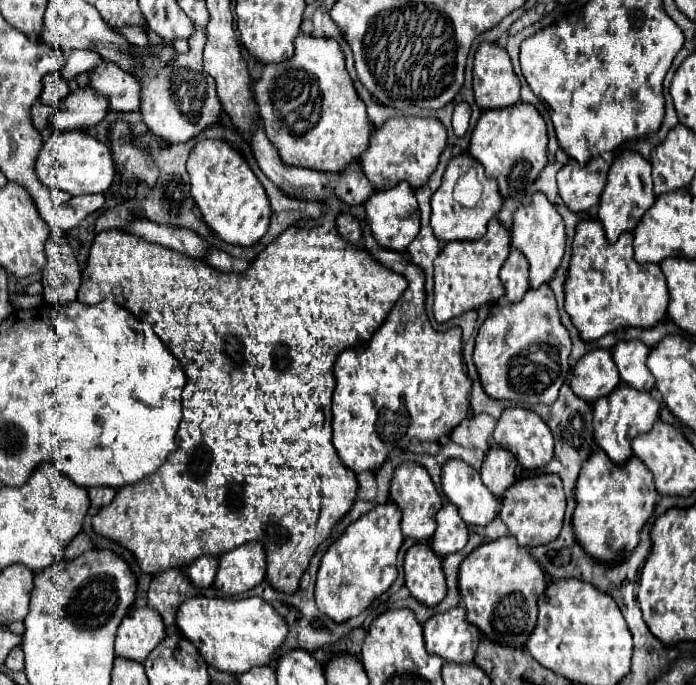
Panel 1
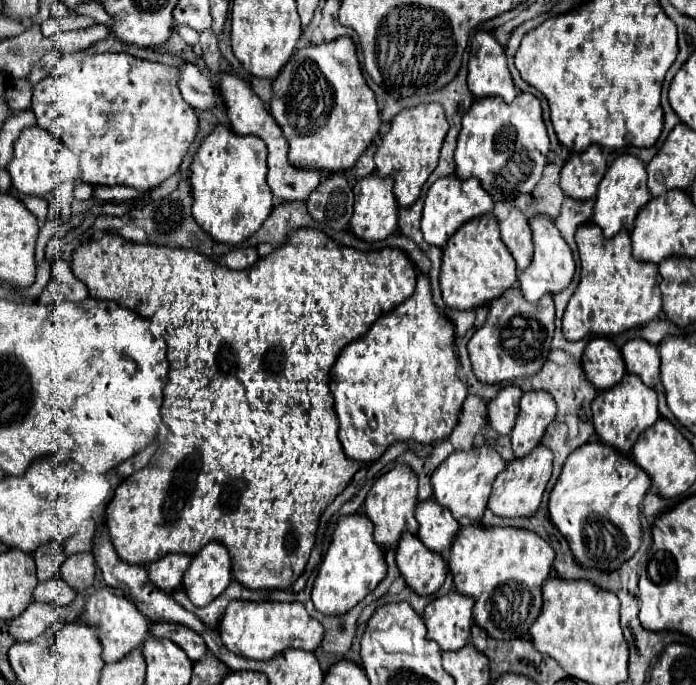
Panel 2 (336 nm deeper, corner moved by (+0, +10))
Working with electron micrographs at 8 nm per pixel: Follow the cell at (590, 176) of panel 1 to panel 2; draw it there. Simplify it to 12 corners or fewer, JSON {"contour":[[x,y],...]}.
{"contour":[[597,144],[561,168],[561,190],[591,200],[607,162]]}

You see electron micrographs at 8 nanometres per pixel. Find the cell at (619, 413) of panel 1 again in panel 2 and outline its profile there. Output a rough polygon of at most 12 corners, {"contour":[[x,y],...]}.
{"contour":[[637,374],[601,390],[595,432],[629,454],[659,418],[657,394]]}

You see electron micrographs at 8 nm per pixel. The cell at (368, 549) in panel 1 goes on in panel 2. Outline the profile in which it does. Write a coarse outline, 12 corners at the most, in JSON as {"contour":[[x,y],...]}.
{"contour":[[341,516],[313,604],[345,614],[387,576],[373,522]]}

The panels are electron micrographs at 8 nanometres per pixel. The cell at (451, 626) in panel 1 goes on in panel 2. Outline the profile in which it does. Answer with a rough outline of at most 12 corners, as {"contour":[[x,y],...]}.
{"contour":[[451,590],[425,608],[429,640],[459,650],[473,598]]}

